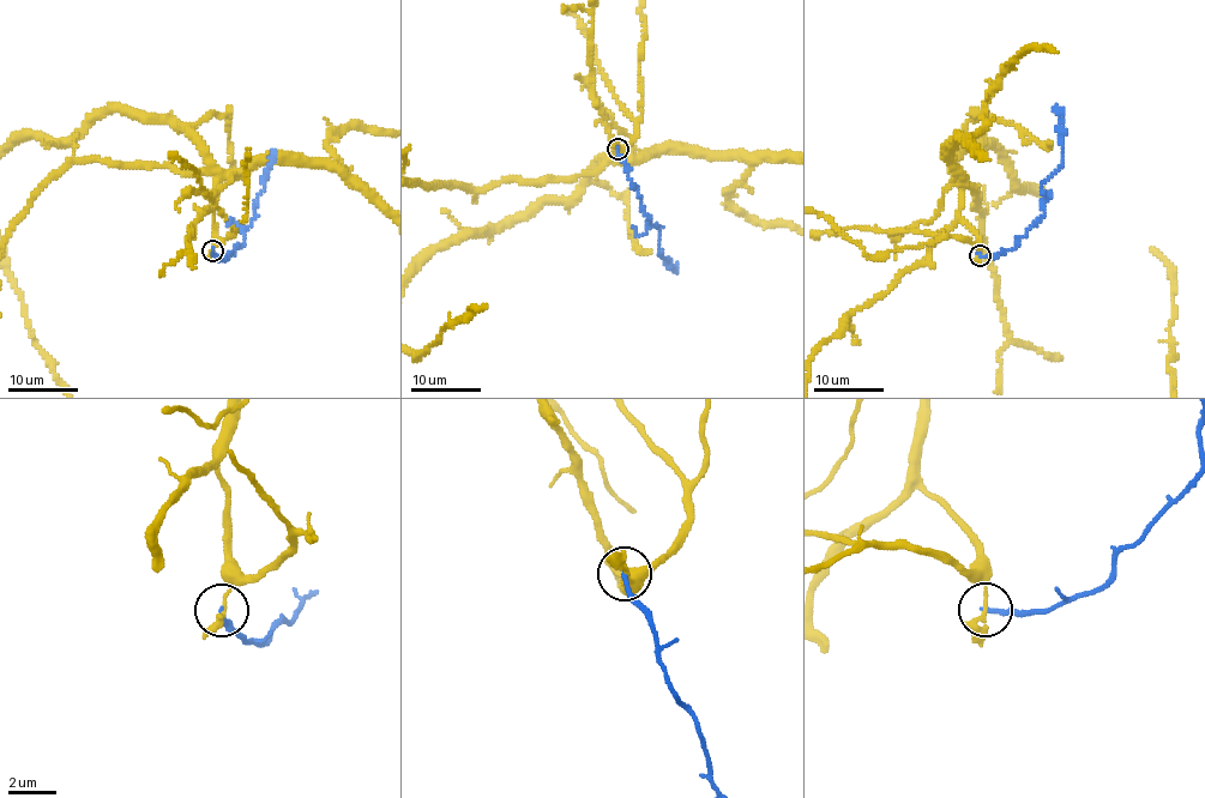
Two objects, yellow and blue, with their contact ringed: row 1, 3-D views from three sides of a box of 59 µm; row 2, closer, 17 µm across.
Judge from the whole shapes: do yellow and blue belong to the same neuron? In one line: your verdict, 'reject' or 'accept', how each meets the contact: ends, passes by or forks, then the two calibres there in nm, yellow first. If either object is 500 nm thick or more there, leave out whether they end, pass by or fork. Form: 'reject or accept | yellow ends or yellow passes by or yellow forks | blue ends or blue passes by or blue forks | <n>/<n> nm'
reject | yellow passes by | blue ends | 190/200 nm

